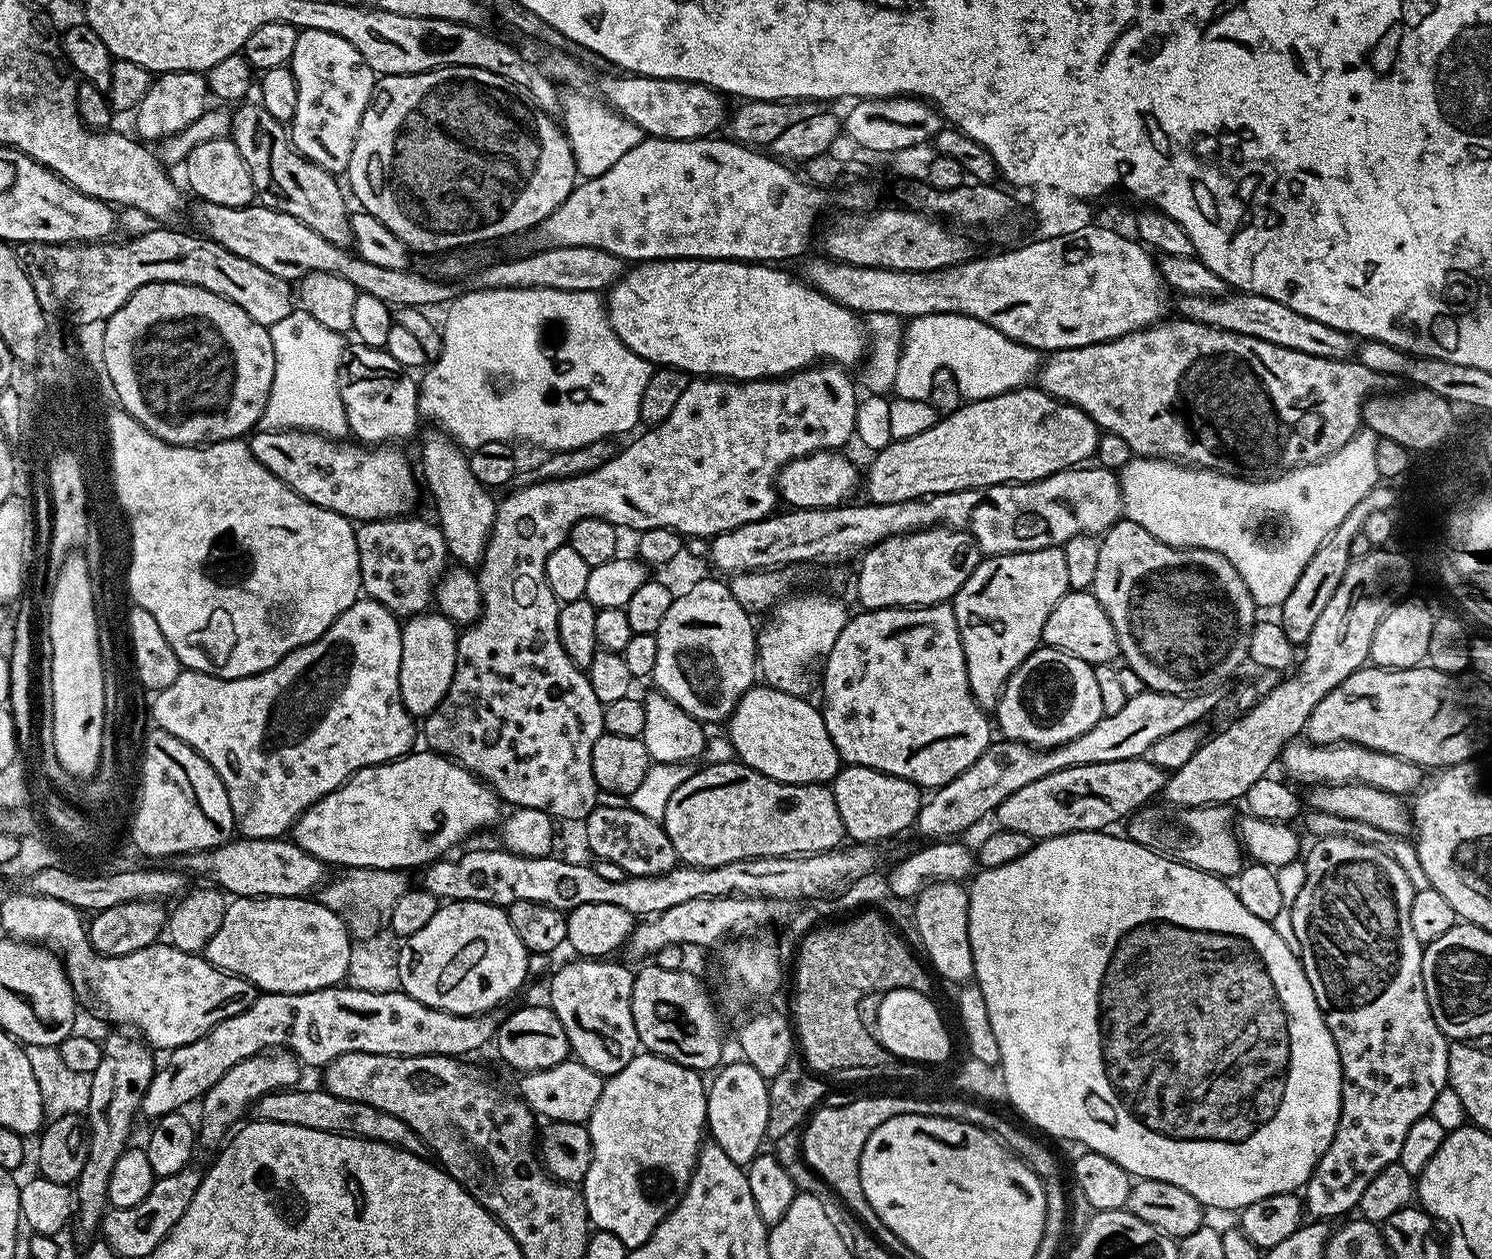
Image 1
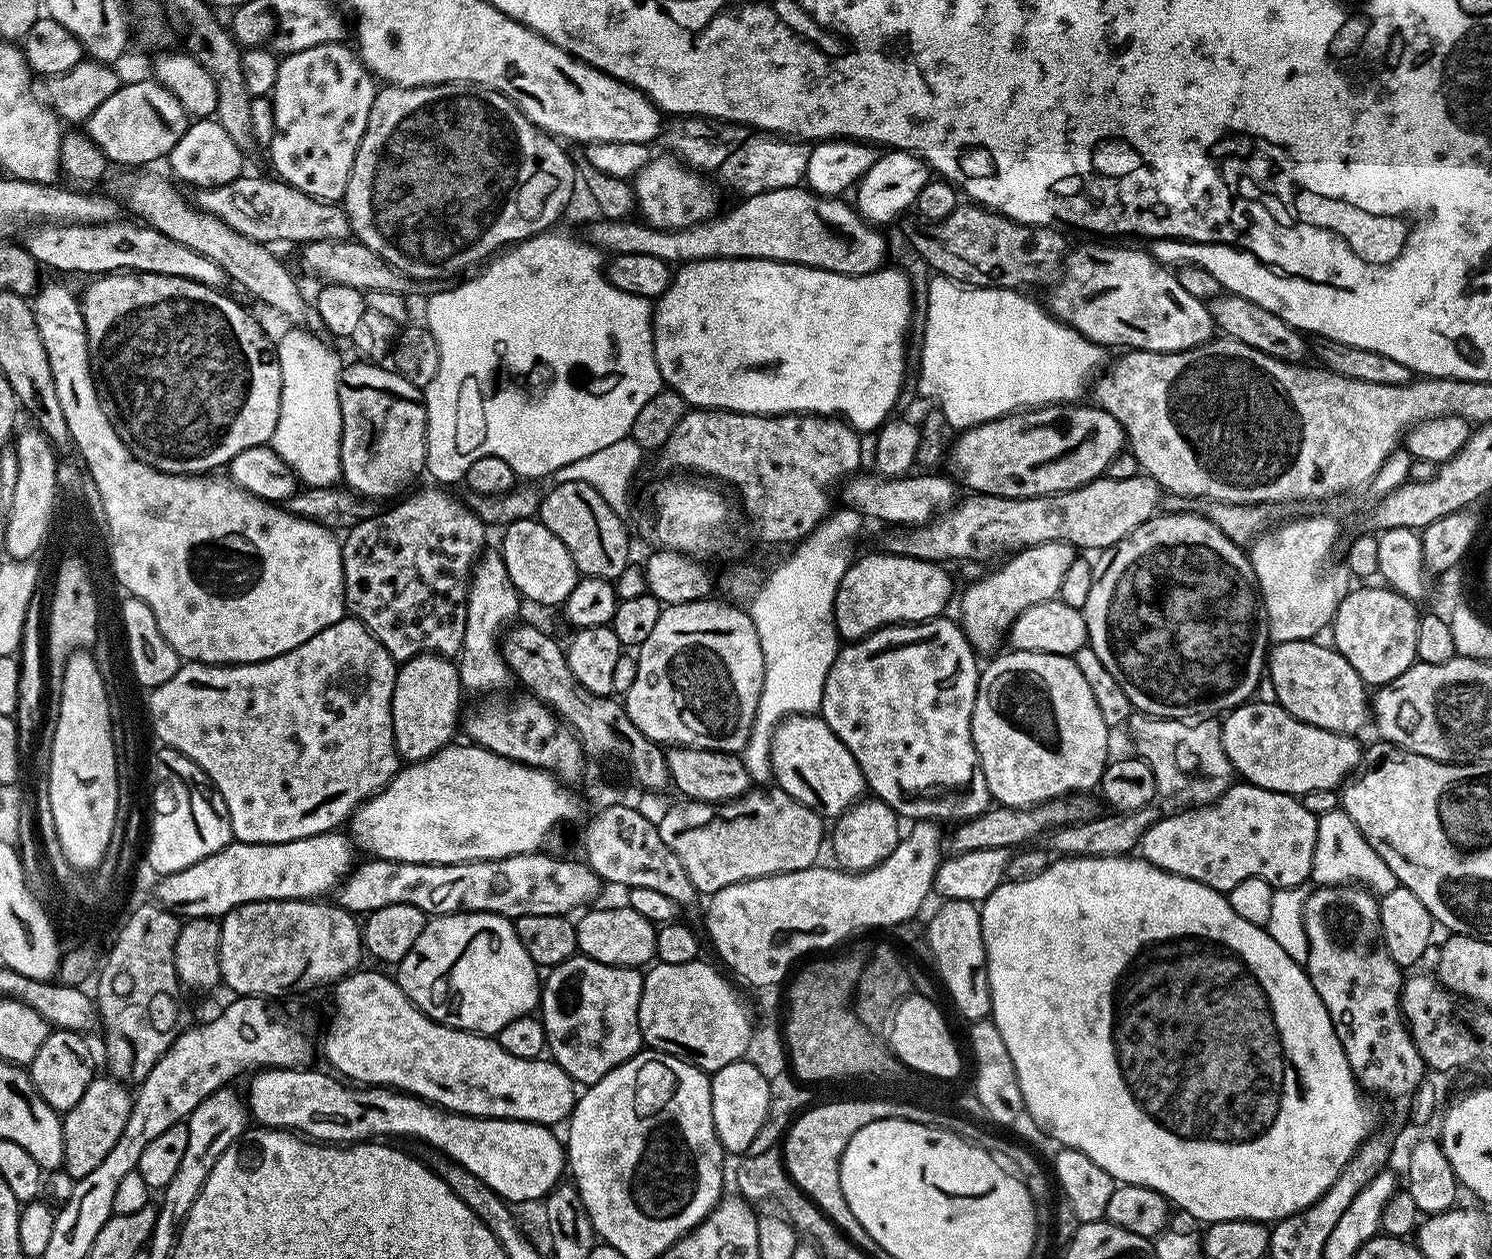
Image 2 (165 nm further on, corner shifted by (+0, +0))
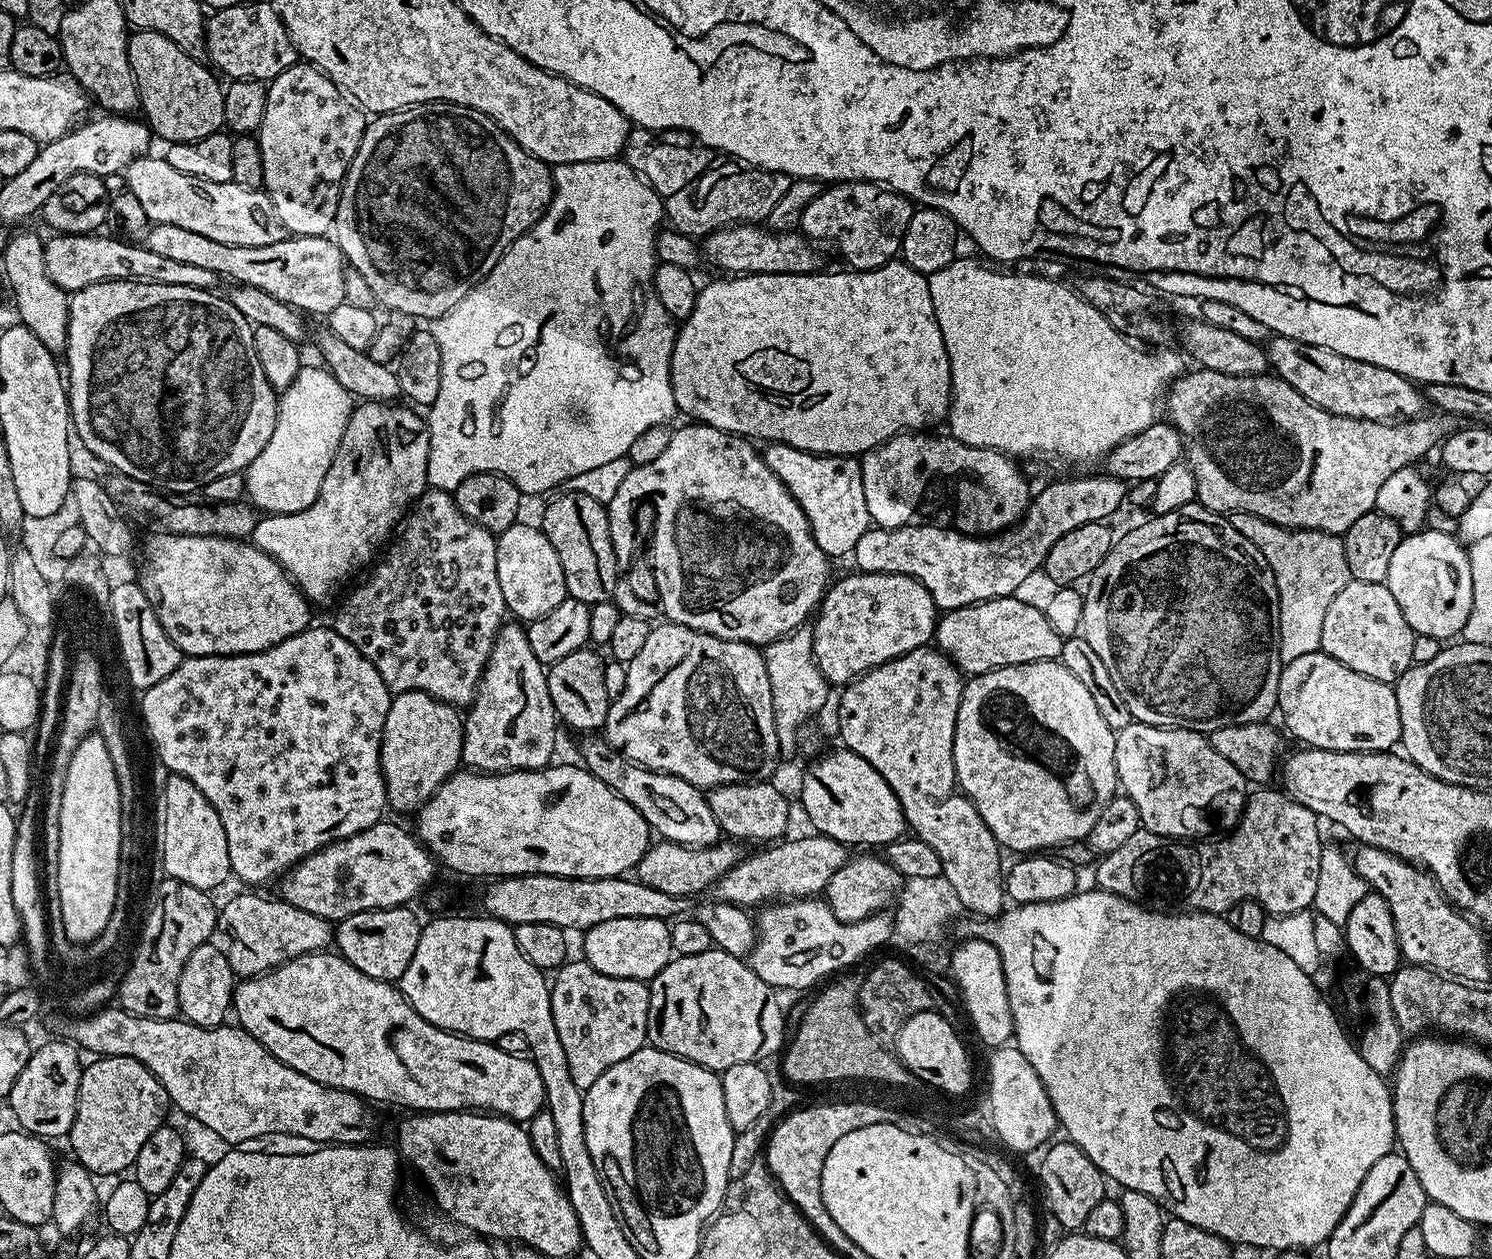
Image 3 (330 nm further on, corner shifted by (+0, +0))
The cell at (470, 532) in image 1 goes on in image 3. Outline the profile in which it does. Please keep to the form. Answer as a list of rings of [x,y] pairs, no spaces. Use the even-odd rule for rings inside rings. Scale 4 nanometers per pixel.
[[[505,622],[492,647],[476,699],[467,709],[461,761],[477,772],[525,772],[546,768],[556,752],[558,717],[550,702],[546,665],[530,650],[528,633],[520,622]]]

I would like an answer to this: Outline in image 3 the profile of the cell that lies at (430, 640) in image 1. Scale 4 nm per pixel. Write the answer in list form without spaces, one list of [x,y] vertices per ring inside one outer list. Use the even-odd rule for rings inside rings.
[[[398,692],[393,695],[392,705],[386,714],[386,722],[382,730],[382,742],[380,743],[380,772],[384,776],[384,785],[388,791],[388,808],[391,809],[391,811],[409,812],[409,814],[415,813],[440,789],[442,782],[461,767],[462,761],[460,755],[462,754],[462,742],[464,741],[464,721],[461,713],[458,714],[456,712],[459,711],[457,711],[453,705],[442,702],[441,700],[436,700],[425,692]]]

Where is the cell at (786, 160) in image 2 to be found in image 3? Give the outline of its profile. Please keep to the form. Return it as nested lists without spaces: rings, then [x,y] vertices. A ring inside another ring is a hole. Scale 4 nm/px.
[[[736,162],[717,163],[709,167],[694,182],[690,182],[678,194],[664,200],[666,220],[684,236],[703,238],[719,228],[734,224],[754,224],[767,221],[770,210],[790,190],[793,177],[781,172],[767,172],[761,168],[741,166]]]

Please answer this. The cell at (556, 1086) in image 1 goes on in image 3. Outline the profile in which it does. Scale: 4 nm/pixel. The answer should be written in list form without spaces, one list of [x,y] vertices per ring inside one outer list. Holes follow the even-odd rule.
[[[321,950],[318,952],[305,952],[302,956],[295,956],[293,960],[287,960],[286,963],[281,964],[279,968],[273,968],[271,972],[267,974],[261,974],[259,976],[254,976],[251,978],[244,978],[235,985],[234,988],[234,1016],[236,1016],[240,1021],[238,1021],[239,1027],[243,1031],[247,1032],[248,1035],[253,1036],[254,1039],[263,1046],[263,1048],[268,1049],[268,1053],[274,1058],[278,1058],[286,1066],[290,1066],[294,1070],[298,1070],[302,1074],[306,1074],[306,1078],[310,1078],[314,1082],[319,1084],[325,1084],[331,1088],[341,1088],[347,1092],[355,1092],[358,1096],[363,1096],[365,1100],[369,1102],[375,1102],[375,1100],[381,1100],[384,1104],[405,1104],[408,1110],[419,1110],[421,1113],[426,1112],[463,1112],[465,1110],[483,1110],[488,1114],[499,1114],[508,1117],[510,1120],[517,1122],[527,1122],[534,1118],[534,1114],[538,1114],[542,1111],[546,1104],[546,1093],[544,1091],[544,1083],[542,1082],[542,1074],[540,1073],[540,1067],[537,1066],[535,1059],[529,1058],[528,1056],[515,1056],[514,1054],[505,1054],[503,1050],[498,1050],[495,1043],[489,1042],[487,1040],[472,1040],[469,1036],[461,1036],[454,1032],[445,1032],[443,1028],[436,1028],[430,1022],[426,1022],[421,1018],[413,1008],[410,1007],[407,1000],[401,994],[399,987],[393,986],[389,981],[386,980],[375,980],[370,978],[366,974],[362,974],[354,966],[350,966],[350,962],[346,962],[344,957],[337,954],[332,950]]]

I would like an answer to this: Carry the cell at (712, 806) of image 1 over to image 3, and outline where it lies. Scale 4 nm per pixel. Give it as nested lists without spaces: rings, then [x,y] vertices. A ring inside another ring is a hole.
[[[666,839],[656,843],[649,847],[646,855],[636,864],[635,879],[674,896],[694,898],[699,892],[707,893],[717,880],[722,879],[742,859],[742,853],[736,849],[739,847],[732,842],[712,844],[709,848],[688,848],[685,844],[676,844]]]

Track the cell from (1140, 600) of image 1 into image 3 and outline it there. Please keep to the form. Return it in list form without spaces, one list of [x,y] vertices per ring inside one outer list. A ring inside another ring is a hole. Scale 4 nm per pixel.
[[[1193,502],[1182,506],[1178,510],[1170,510],[1161,516],[1153,515],[1152,520],[1148,520],[1145,524],[1140,524],[1137,528],[1132,528],[1124,537],[1117,539],[1113,543],[1112,549],[1106,554],[1106,558],[1102,558],[1102,562],[1092,571],[1092,575],[1087,577],[1088,592],[1083,593],[1084,597],[1084,622],[1082,625],[1082,635],[1086,638],[1086,642],[1090,642],[1090,647],[1098,654],[1098,658],[1102,658],[1106,670],[1110,670],[1110,678],[1114,678],[1114,686],[1118,686],[1118,694],[1122,694],[1126,706],[1130,706],[1130,714],[1133,721],[1149,724],[1150,726],[1158,726],[1159,728],[1189,728],[1191,732],[1203,732],[1210,734],[1214,730],[1218,730],[1222,726],[1242,726],[1243,724],[1258,724],[1269,719],[1271,712],[1277,711],[1278,705],[1278,682],[1280,681],[1280,670],[1282,667],[1279,658],[1279,638],[1277,636],[1277,628],[1279,626],[1279,592],[1278,586],[1275,584],[1275,576],[1270,568],[1270,563],[1263,556],[1258,546],[1248,538],[1243,537],[1231,525],[1229,517],[1219,512],[1211,512],[1209,508],[1204,508],[1200,503]]]

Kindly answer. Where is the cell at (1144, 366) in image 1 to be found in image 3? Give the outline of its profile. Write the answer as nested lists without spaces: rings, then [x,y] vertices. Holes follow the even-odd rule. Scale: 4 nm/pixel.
[[[1197,367],[1196,372],[1181,374],[1171,381],[1170,387],[1166,392],[1166,399],[1163,401],[1162,408],[1168,411],[1166,416],[1167,423],[1173,428],[1177,428],[1181,436],[1184,437],[1186,445],[1186,463],[1188,469],[1192,471],[1192,477],[1196,483],[1196,500],[1202,507],[1209,508],[1211,512],[1229,514],[1232,512],[1249,512],[1250,515],[1257,515],[1258,518],[1269,520],[1270,523],[1278,524],[1284,528],[1291,529],[1312,529],[1314,531],[1329,532],[1333,534],[1343,534],[1347,532],[1362,514],[1375,509],[1375,499],[1378,497],[1378,490],[1382,484],[1394,474],[1396,470],[1402,470],[1403,467],[1415,465],[1427,454],[1428,451],[1439,449],[1444,439],[1451,432],[1457,431],[1461,427],[1462,420],[1458,416],[1449,416],[1447,414],[1421,414],[1414,420],[1405,420],[1403,422],[1385,422],[1382,420],[1355,420],[1349,416],[1335,416],[1318,406],[1314,406],[1294,386],[1290,386],[1279,376],[1275,374],[1261,374],[1259,376],[1231,376],[1215,372],[1209,368]]]

